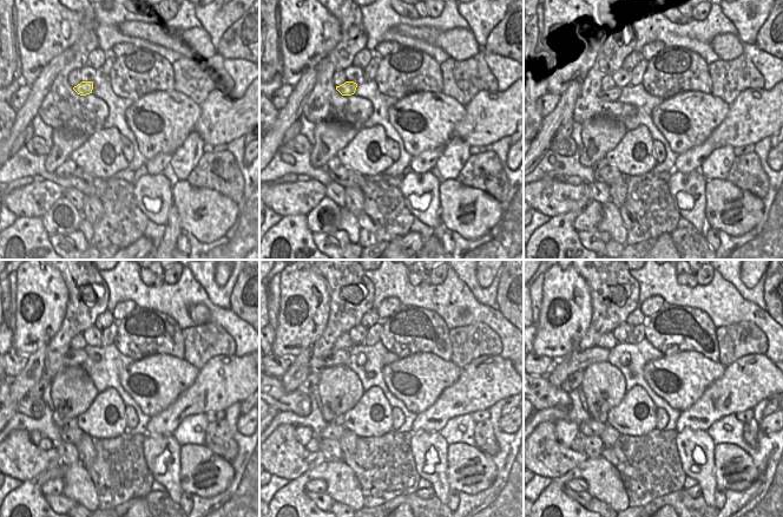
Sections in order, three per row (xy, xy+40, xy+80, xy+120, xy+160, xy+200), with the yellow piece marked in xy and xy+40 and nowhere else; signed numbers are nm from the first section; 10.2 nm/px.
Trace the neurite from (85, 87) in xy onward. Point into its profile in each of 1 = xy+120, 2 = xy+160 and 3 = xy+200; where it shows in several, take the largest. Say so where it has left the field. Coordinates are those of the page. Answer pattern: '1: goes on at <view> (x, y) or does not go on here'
1: goes on at xy+120 (74, 358)
2: goes on at xy+160 (336, 357)
3: goes on at xy+200 (579, 360)

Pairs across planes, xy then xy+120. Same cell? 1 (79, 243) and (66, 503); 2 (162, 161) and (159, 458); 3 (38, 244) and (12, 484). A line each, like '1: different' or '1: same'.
1: same
2: different
3: different

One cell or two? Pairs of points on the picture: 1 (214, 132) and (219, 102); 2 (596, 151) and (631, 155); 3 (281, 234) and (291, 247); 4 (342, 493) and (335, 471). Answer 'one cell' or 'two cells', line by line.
1: one cell
2: two cells
3: one cell
4: one cell

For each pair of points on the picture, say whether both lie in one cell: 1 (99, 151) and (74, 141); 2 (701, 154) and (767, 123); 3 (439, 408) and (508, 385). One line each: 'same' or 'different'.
1: different
2: same
3: same

